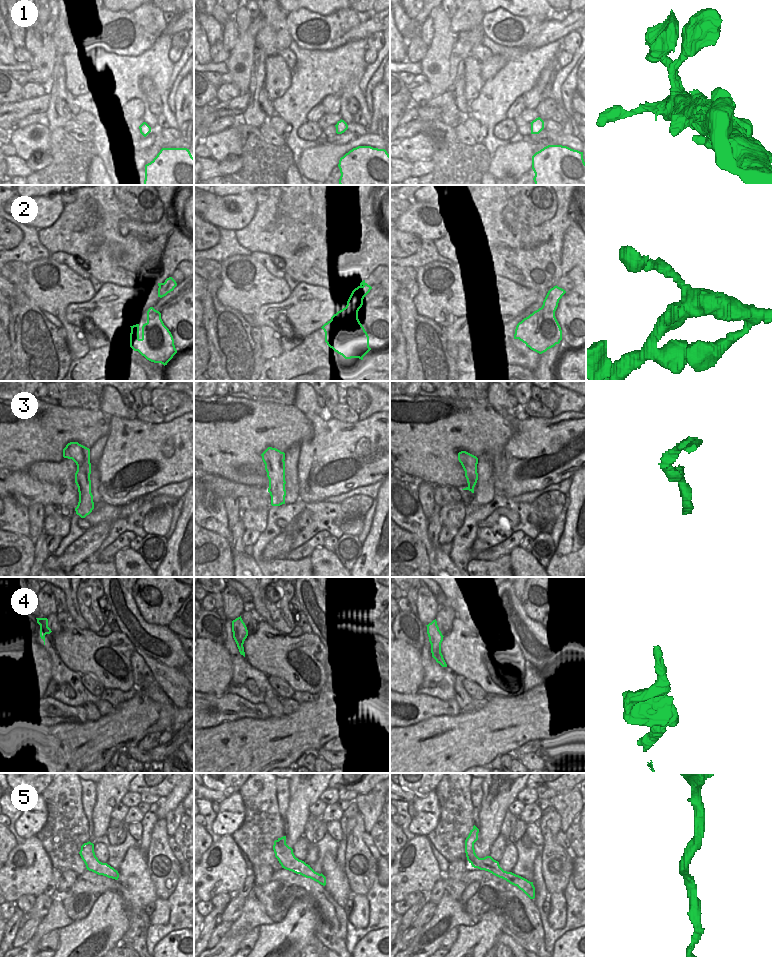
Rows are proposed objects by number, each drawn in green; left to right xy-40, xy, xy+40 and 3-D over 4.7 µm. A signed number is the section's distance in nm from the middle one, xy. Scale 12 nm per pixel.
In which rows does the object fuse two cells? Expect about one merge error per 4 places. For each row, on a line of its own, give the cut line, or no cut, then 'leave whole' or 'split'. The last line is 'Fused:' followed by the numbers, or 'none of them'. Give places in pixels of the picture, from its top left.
1: no cut | leave whole
2: no cut | leave whole
3: no cut | leave whole
4: no cut | leave whole
5: no cut | leave whole
Fused: none of them

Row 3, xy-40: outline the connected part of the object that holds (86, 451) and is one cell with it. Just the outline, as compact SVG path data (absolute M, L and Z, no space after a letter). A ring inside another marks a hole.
M70 442L63 449L63 457L72 459L77 465L75 483L78 487L79 502L75 511L81 518L85 518L94 509L90 480L90 449L78 442Z

